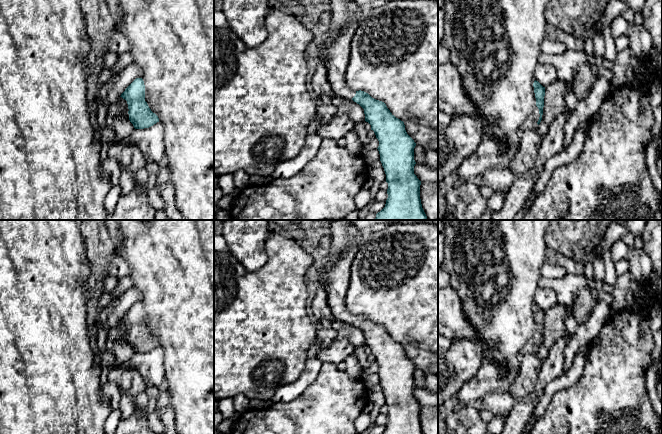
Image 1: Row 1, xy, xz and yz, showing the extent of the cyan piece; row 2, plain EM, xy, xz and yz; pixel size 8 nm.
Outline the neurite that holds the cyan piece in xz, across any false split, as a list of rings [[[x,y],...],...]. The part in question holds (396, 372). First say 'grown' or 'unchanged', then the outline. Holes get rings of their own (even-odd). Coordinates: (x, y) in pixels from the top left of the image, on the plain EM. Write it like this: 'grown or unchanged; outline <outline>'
grown; outline [[[331,220],[329,224],[331,233],[331,253],[329,261],[320,275],[320,284],[327,289],[327,300],[334,320],[351,322],[364,333],[365,345],[371,349],[379,365],[378,375],[380,385],[386,398],[388,407],[385,431],[382,434],[423,434],[420,423],[421,405],[414,398],[414,372],[416,367],[407,358],[404,346],[396,342],[386,328],[372,322],[364,315],[353,315],[346,308],[345,296],[350,283],[350,270],[352,261],[366,234],[358,230],[352,220]]]

